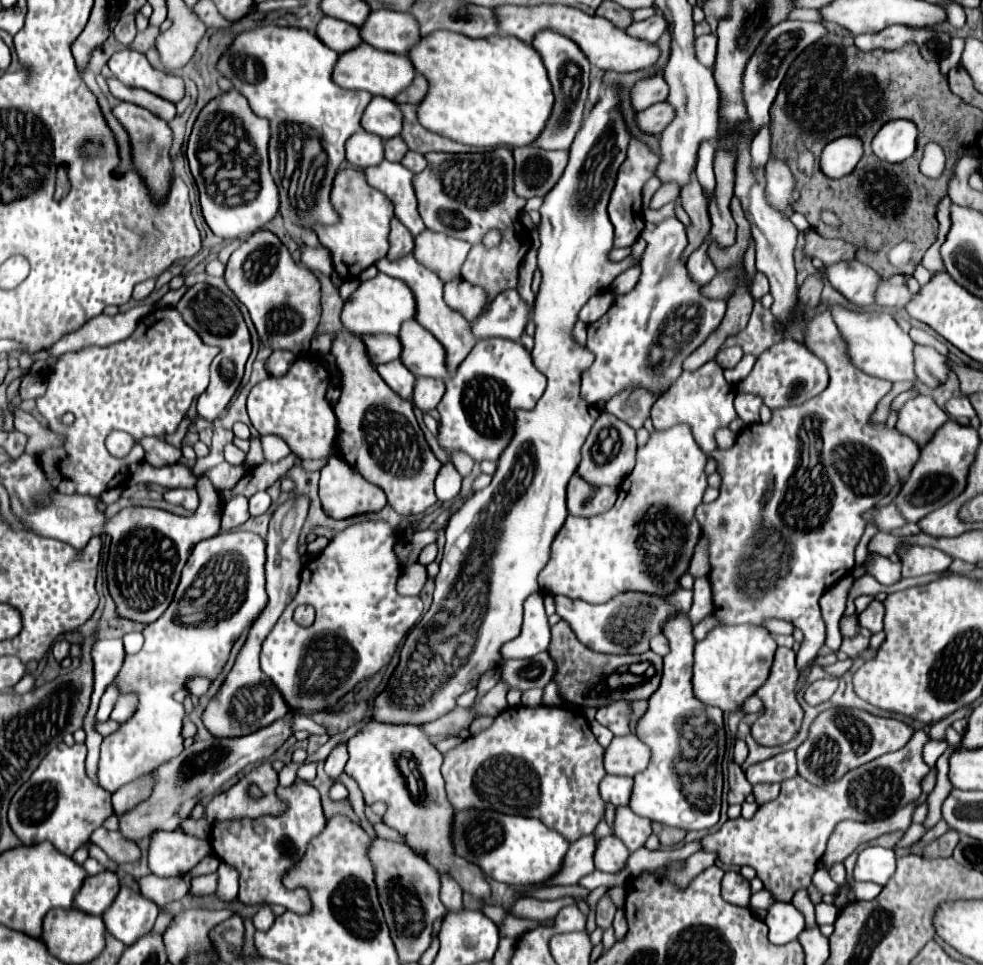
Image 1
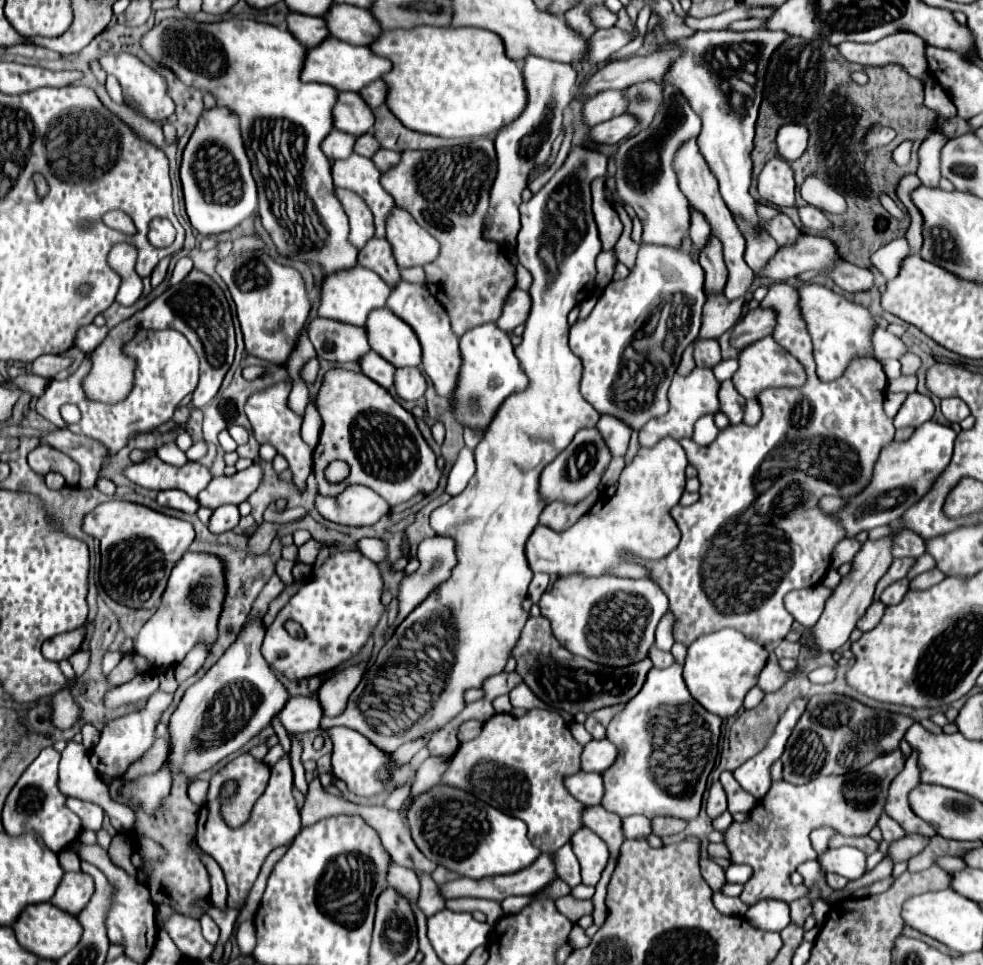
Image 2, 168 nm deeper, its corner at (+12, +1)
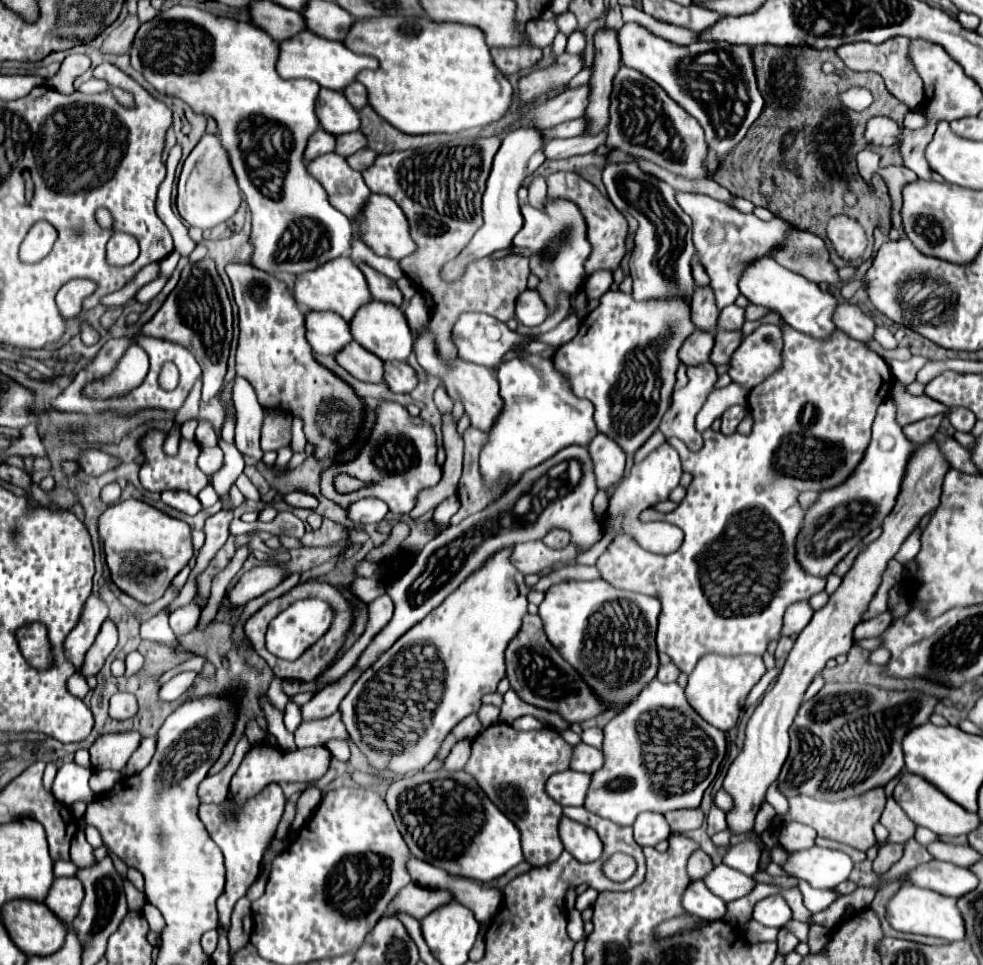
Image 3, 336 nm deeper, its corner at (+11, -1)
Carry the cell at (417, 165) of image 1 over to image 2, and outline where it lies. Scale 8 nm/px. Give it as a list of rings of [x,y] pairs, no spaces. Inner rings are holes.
[[[379,148],[379,150],[373,154],[371,162],[373,162],[381,172],[385,172],[385,170],[389,170],[393,164],[397,164],[399,156],[401,156],[401,154],[397,154],[397,152],[389,152],[389,150]]]

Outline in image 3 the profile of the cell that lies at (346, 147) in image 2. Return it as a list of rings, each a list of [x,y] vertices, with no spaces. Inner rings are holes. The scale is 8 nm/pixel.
[[[324,130],[314,132],[312,138],[308,140],[308,146],[306,146],[306,160],[314,160],[318,156],[334,152],[334,142],[336,142],[334,134],[328,134]]]

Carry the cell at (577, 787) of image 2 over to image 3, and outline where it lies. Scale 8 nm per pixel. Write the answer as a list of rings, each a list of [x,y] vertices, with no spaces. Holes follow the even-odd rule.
[[[566,770],[554,774],[546,782],[546,792],[562,806],[584,806],[586,790],[590,788],[590,774]]]

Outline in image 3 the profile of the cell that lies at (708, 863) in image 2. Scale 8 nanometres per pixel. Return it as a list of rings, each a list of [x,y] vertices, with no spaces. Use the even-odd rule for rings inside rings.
[[[696,850],[688,860],[688,874],[692,880],[702,880],[706,874],[710,874],[712,868],[712,858],[702,850]]]

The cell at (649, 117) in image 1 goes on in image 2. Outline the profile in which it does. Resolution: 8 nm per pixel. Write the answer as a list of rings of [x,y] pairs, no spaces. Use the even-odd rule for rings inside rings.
[[[621,114],[613,120],[601,122],[595,128],[589,130],[589,140],[595,144],[617,144],[621,142],[633,128],[637,126],[637,120],[631,118],[629,114]]]

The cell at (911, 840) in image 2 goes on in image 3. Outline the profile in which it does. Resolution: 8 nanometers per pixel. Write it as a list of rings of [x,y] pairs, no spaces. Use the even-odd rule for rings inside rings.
[[[884,844],[878,850],[878,858],[874,860],[874,870],[884,874],[888,872],[904,854],[904,844]]]

